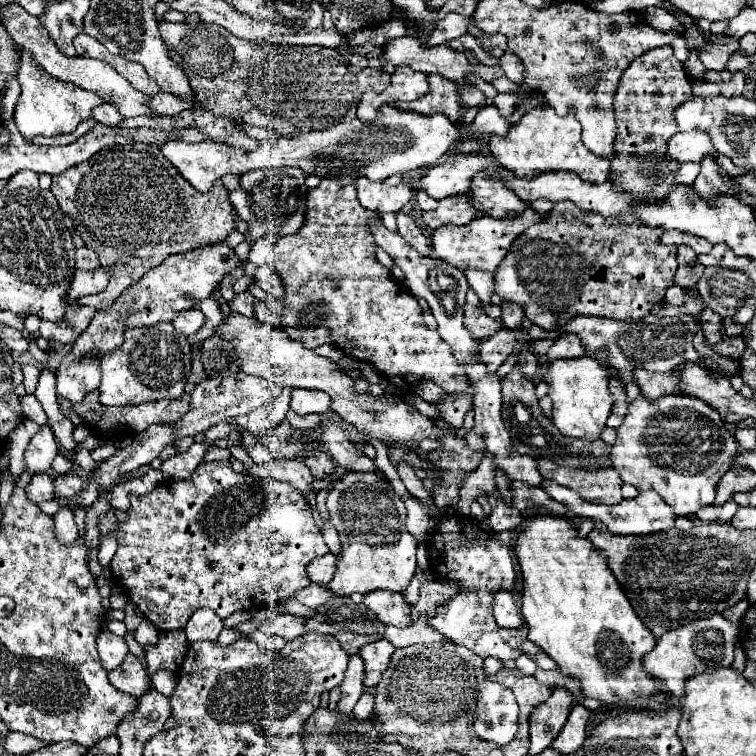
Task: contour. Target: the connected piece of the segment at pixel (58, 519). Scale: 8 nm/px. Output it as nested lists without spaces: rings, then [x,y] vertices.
[[[65,507],[53,517],[55,517],[57,541],[61,541],[63,545],[71,545],[77,539],[77,525],[75,525],[75,519],[73,519],[73,511],[69,507]]]

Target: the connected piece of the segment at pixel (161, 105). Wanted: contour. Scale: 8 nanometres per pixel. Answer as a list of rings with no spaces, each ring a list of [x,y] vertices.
[[[157,93],[149,99],[149,109],[153,109],[157,115],[177,115],[185,109],[193,109],[197,105],[195,99],[189,99],[189,101],[181,101],[179,97],[173,97],[173,95],[167,95],[167,93]]]

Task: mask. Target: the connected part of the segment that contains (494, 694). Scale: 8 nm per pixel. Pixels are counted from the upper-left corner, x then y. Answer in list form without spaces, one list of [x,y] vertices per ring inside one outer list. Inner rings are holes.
[[[481,681],[477,685],[477,709],[473,727],[479,739],[493,741],[497,745],[507,745],[517,733],[519,707],[513,691],[495,681]]]

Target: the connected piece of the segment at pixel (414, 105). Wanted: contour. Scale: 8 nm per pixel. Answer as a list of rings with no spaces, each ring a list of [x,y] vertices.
[[[429,73],[429,91],[411,101],[411,103],[395,103],[397,109],[413,109],[417,113],[445,113],[451,123],[459,123],[463,119],[463,103],[459,95],[459,85],[449,81],[437,73]]]

